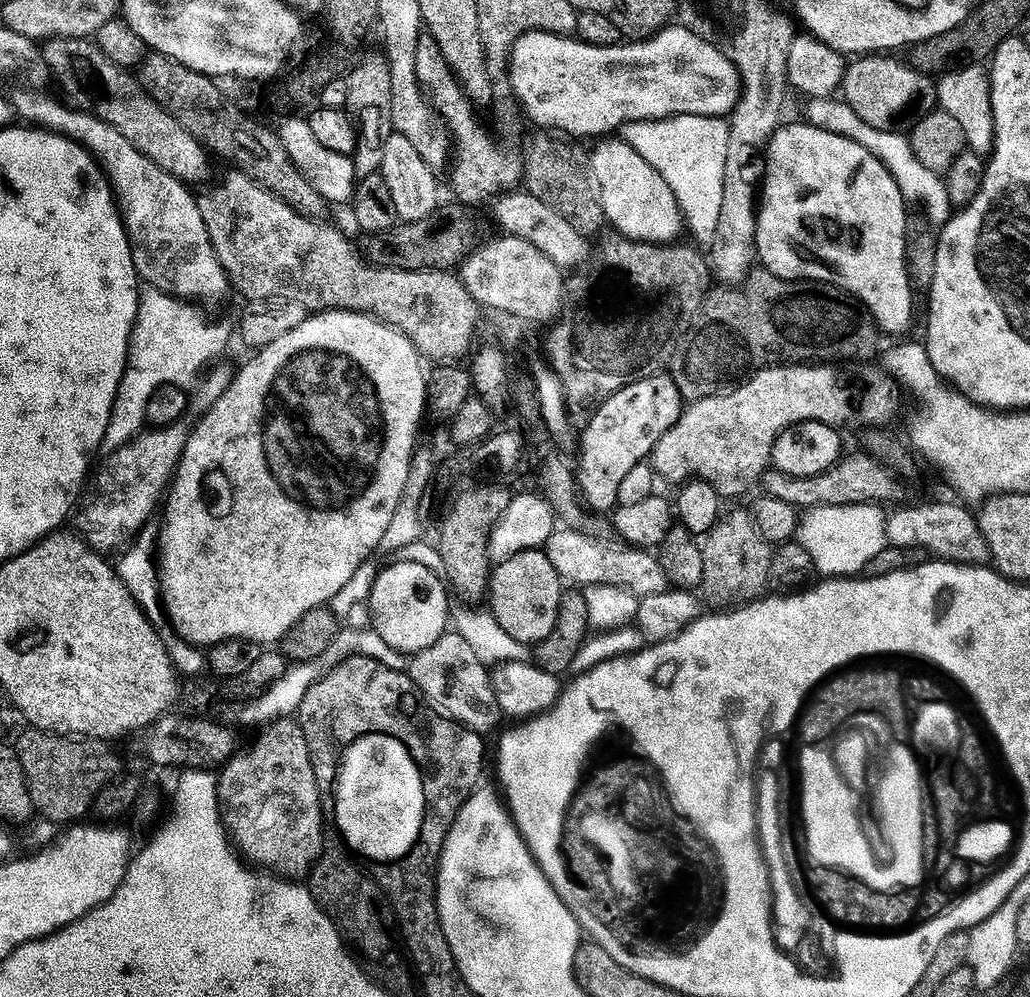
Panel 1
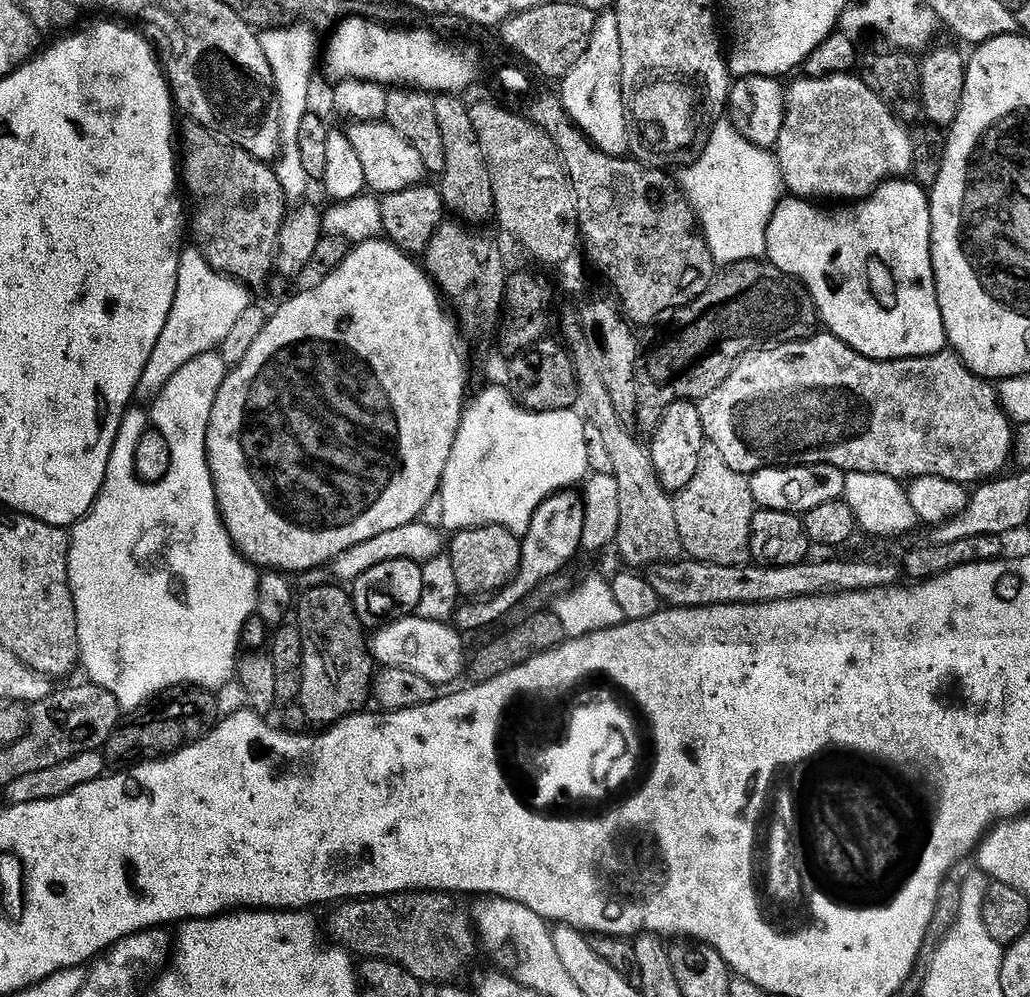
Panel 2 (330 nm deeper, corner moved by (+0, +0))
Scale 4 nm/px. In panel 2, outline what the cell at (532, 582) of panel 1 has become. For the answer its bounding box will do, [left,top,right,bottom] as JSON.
[450,524,521,598]

